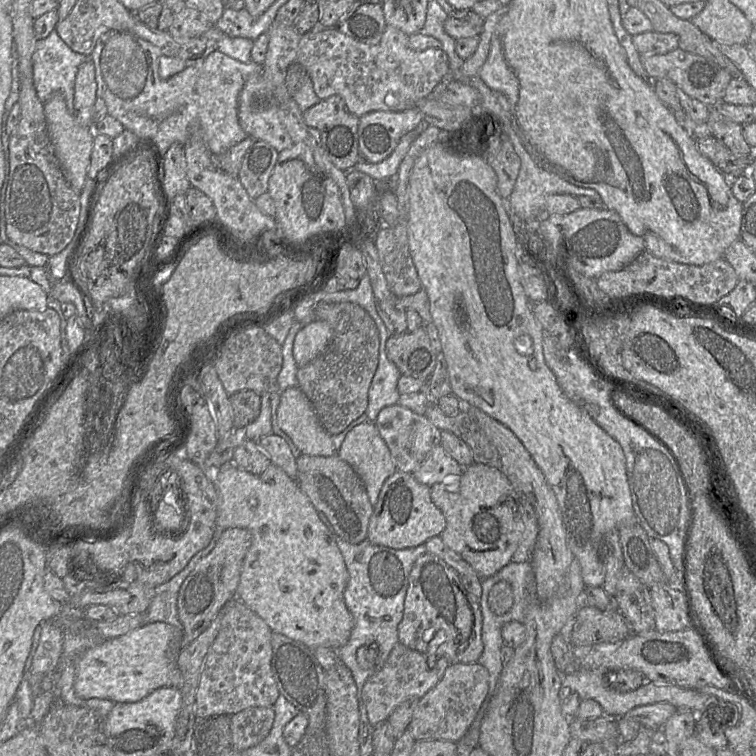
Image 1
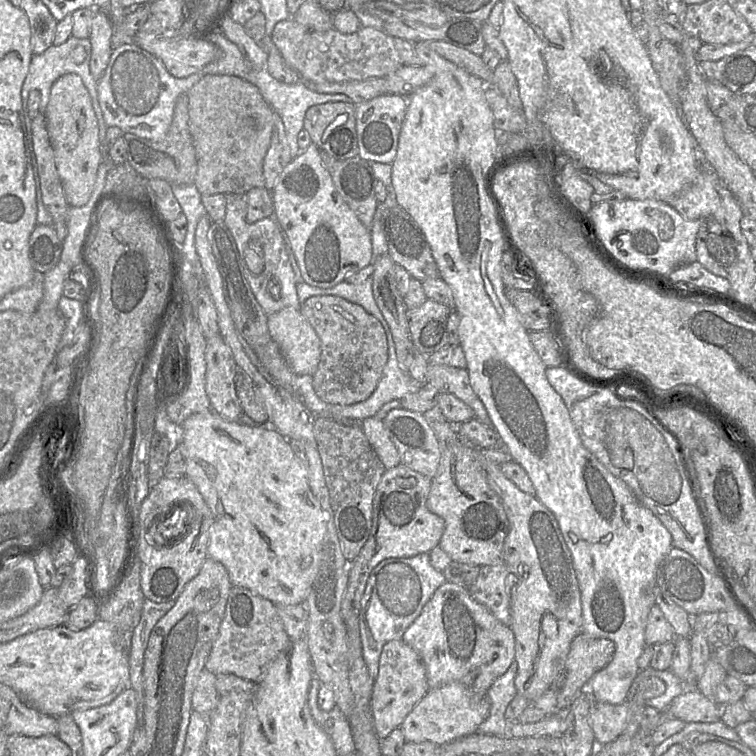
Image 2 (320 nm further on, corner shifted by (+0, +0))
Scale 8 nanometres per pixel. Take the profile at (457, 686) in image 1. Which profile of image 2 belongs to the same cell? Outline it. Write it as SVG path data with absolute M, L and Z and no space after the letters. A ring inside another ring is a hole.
M451 682L429 689L415 705L401 725L406 742L430 741L444 745L454 740L474 735L487 718L490 702L487 694L479 694L459 682Z

